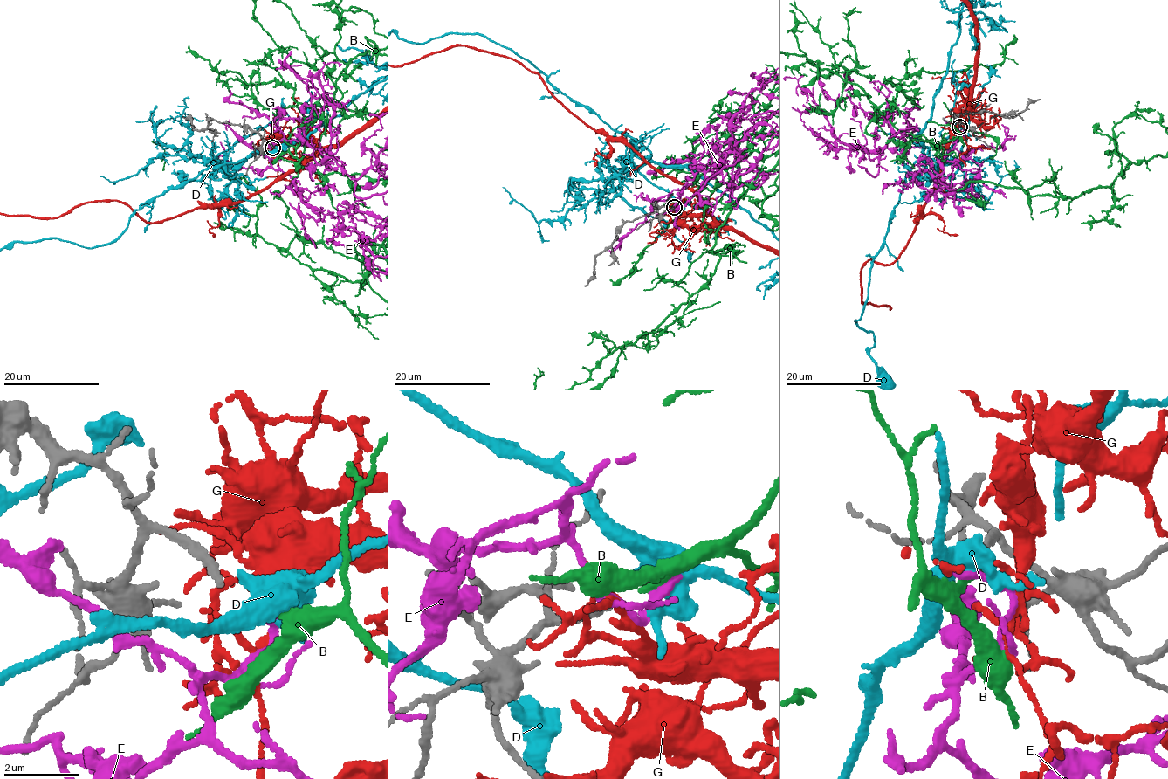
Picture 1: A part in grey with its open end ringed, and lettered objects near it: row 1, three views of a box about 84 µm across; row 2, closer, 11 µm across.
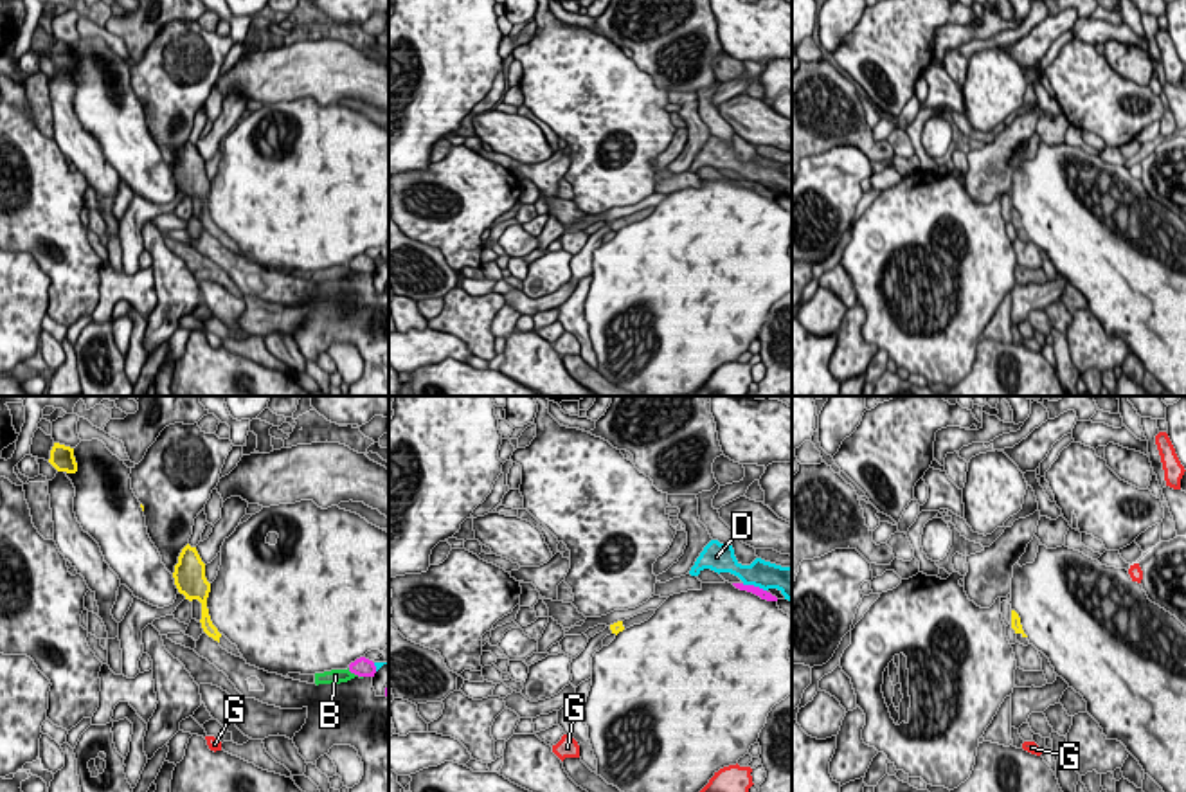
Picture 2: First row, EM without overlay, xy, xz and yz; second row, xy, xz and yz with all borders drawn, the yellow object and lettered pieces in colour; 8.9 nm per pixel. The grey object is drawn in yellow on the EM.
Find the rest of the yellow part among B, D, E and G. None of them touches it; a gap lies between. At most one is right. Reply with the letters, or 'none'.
B

